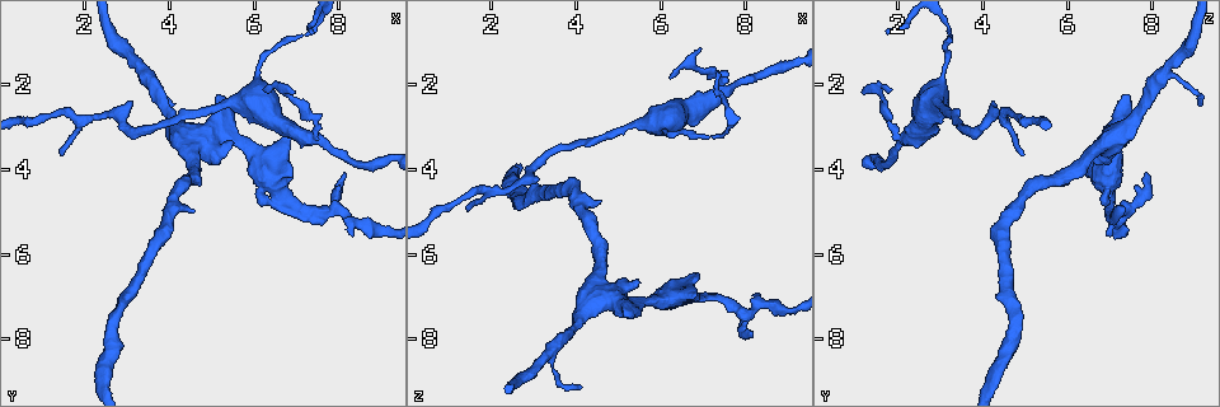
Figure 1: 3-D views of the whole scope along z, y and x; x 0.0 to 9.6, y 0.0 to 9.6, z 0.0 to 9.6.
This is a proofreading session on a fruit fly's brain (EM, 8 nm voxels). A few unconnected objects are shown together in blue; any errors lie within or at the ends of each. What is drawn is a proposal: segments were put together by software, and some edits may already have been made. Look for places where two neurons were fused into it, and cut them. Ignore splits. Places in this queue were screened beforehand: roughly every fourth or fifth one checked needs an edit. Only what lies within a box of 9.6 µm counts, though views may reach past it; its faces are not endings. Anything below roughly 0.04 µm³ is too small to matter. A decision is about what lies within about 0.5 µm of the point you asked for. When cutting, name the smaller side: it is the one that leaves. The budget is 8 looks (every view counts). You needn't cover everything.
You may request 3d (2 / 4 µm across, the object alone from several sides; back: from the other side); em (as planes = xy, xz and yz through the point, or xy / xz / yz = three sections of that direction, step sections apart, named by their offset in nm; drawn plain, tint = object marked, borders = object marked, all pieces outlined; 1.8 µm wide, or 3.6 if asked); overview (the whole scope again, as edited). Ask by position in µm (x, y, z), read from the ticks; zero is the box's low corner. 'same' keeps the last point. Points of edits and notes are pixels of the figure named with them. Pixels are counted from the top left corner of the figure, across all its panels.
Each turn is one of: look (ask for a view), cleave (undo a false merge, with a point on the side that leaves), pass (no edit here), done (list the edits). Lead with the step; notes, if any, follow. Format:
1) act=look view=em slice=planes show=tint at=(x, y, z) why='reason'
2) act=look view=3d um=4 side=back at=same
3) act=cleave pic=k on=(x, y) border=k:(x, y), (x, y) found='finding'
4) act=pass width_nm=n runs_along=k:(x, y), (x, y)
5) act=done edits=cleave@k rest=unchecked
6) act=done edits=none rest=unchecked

act=look view=em um=3.6 slice=planes show=tint at=(6.70, 4.85, 7.00) why='sharp bend'

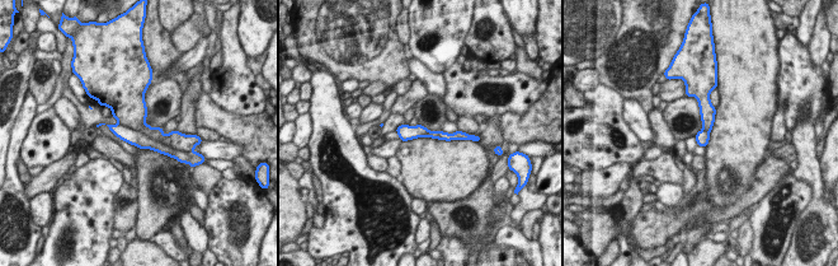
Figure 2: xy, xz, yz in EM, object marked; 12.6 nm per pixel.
act=cleave pic=2 on=(135, 138) part_leaving=2:(113, 127), (166, 152) found='two neurons meet here'

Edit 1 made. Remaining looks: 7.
act=look view=overview

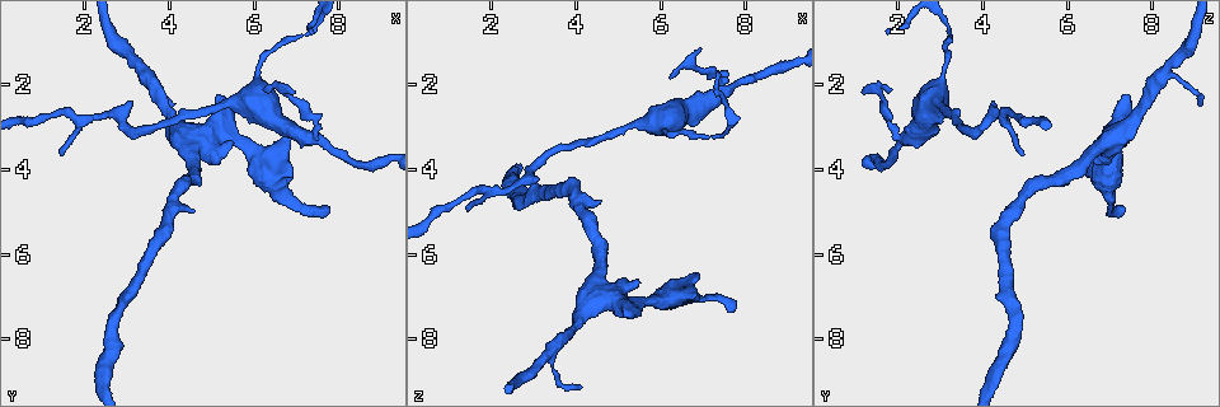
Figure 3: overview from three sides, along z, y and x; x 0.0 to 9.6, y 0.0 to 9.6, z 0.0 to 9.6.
act=look view=em um=3.6 slice=planes show=tint at=(5.00, 3.25, 7.15) why='calibre changes'

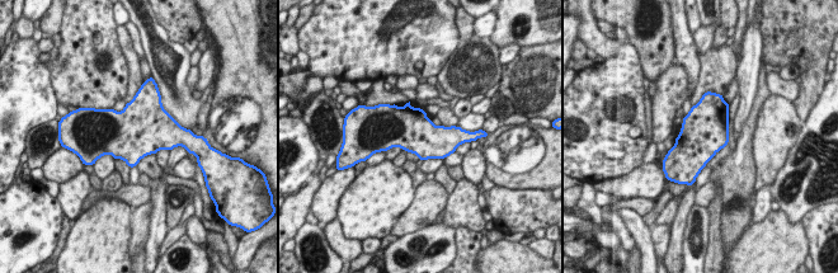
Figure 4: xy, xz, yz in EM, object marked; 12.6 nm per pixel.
act=pass found='continuous, no second neuron'

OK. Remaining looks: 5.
act=look view=3d um=4 at=(6.10, 1.55, 3.05) why='calibre changes'

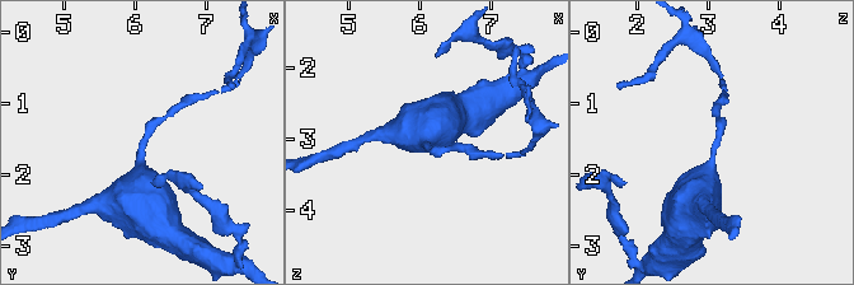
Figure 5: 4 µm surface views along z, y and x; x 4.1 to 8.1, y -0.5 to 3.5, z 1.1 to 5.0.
act=look view=em slice=planes show=borders at=(6.10, 1.65, 3.10)

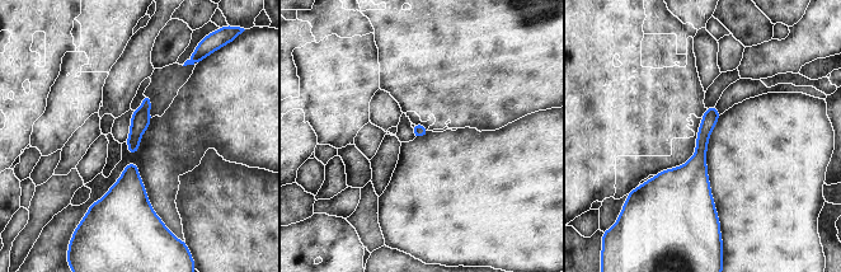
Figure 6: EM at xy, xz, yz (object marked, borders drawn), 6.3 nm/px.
act=pass width_nm=80 runs_along=6:(146, 98), (131, 151) found='one neuron here'

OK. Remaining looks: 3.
act=done edits=cleave@2 rest=unchecked

